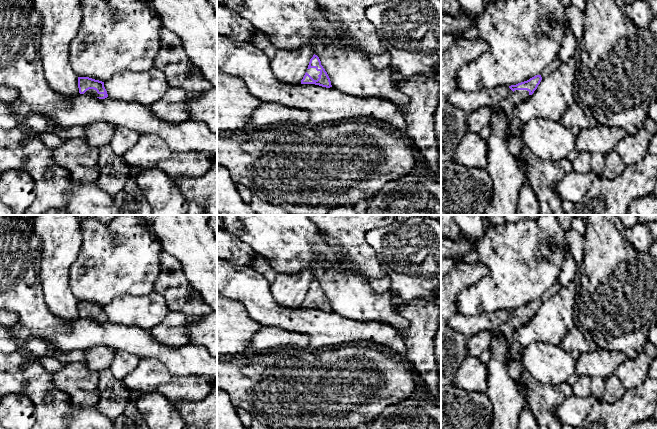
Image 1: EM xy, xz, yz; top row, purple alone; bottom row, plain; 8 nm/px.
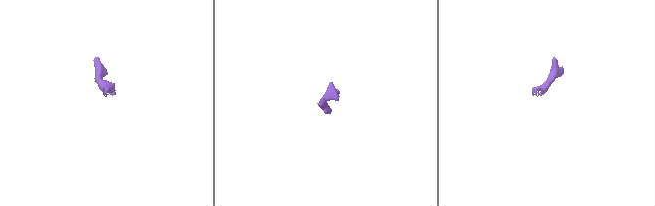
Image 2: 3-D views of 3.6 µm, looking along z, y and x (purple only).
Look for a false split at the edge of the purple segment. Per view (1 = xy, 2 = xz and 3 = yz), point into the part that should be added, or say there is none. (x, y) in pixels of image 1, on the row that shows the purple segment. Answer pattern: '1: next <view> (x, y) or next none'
1: next xy (91, 92)
2: next xz (312, 72)
3: next yz (508, 104)

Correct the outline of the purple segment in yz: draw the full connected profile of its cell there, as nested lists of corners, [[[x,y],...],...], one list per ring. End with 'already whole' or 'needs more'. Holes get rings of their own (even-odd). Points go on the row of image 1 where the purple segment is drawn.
[[[536,75],[527,81],[509,86],[513,93],[509,97],[503,99],[499,105],[495,107],[496,110],[502,111],[508,117],[509,138],[515,135],[522,135],[524,125],[518,118],[513,115],[512,110],[519,103],[527,100],[528,97],[534,93],[541,80],[541,75]]] | needs more

